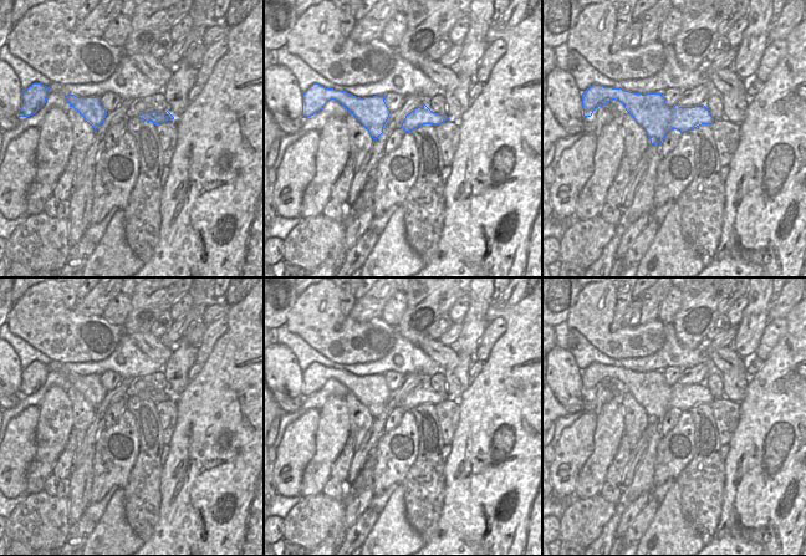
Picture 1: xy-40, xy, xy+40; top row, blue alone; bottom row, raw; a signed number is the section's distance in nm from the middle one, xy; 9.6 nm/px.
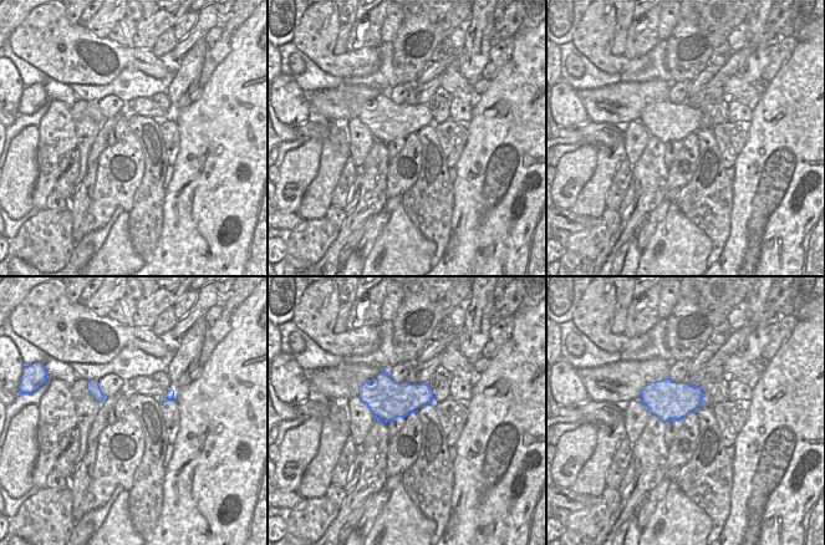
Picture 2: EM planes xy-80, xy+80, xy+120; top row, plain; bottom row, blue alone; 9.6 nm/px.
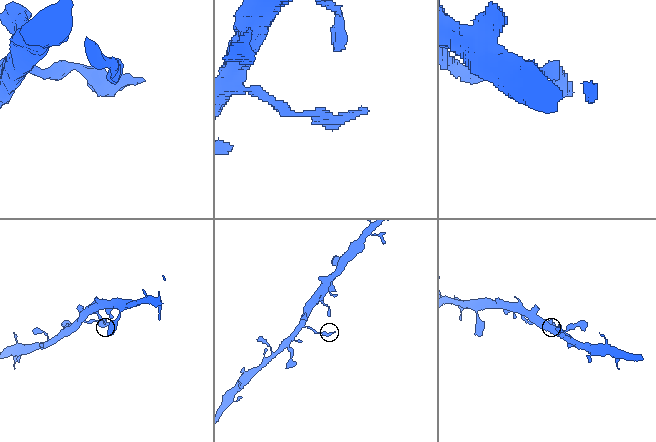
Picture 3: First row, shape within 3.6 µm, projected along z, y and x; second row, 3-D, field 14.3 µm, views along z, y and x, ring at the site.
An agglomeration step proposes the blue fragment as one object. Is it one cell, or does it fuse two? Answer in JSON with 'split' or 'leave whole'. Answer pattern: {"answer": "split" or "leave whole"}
{"answer": "split"}

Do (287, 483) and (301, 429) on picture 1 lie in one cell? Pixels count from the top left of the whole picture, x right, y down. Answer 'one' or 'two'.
one

